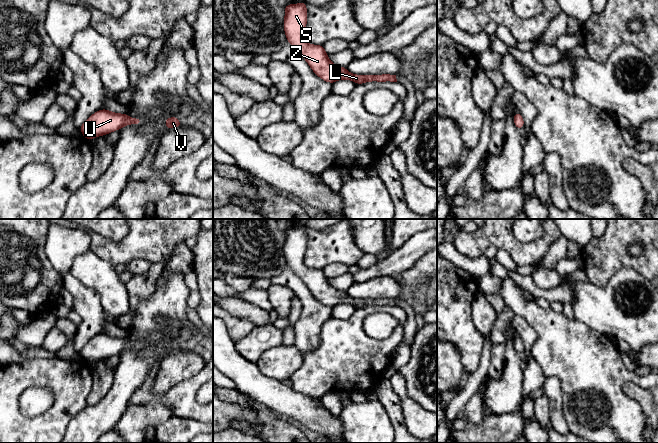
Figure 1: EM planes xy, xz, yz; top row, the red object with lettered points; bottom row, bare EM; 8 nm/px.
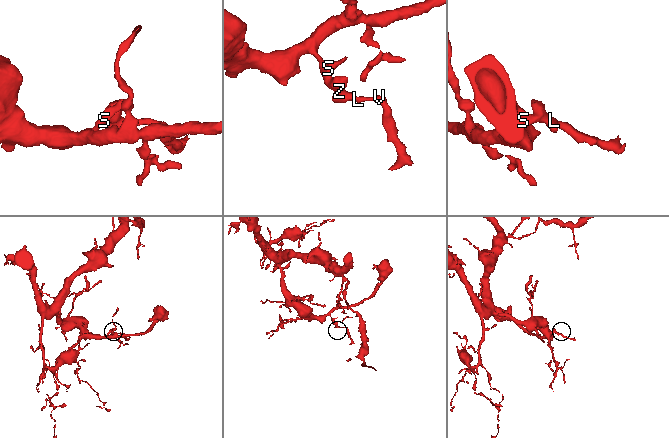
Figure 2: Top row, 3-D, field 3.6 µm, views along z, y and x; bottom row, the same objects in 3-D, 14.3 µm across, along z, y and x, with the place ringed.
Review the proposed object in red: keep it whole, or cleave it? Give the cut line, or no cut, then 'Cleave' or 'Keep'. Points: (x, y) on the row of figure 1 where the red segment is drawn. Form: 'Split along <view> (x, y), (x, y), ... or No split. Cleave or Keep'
No split. Keep

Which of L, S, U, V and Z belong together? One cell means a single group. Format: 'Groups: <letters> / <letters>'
Groups: L S U V Z

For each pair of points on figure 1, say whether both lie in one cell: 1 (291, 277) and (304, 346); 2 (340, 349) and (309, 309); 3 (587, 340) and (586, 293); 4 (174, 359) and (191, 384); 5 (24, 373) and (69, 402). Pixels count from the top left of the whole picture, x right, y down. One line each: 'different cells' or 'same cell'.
1: same cell
2: different cells
3: different cells
4: different cells
5: same cell

